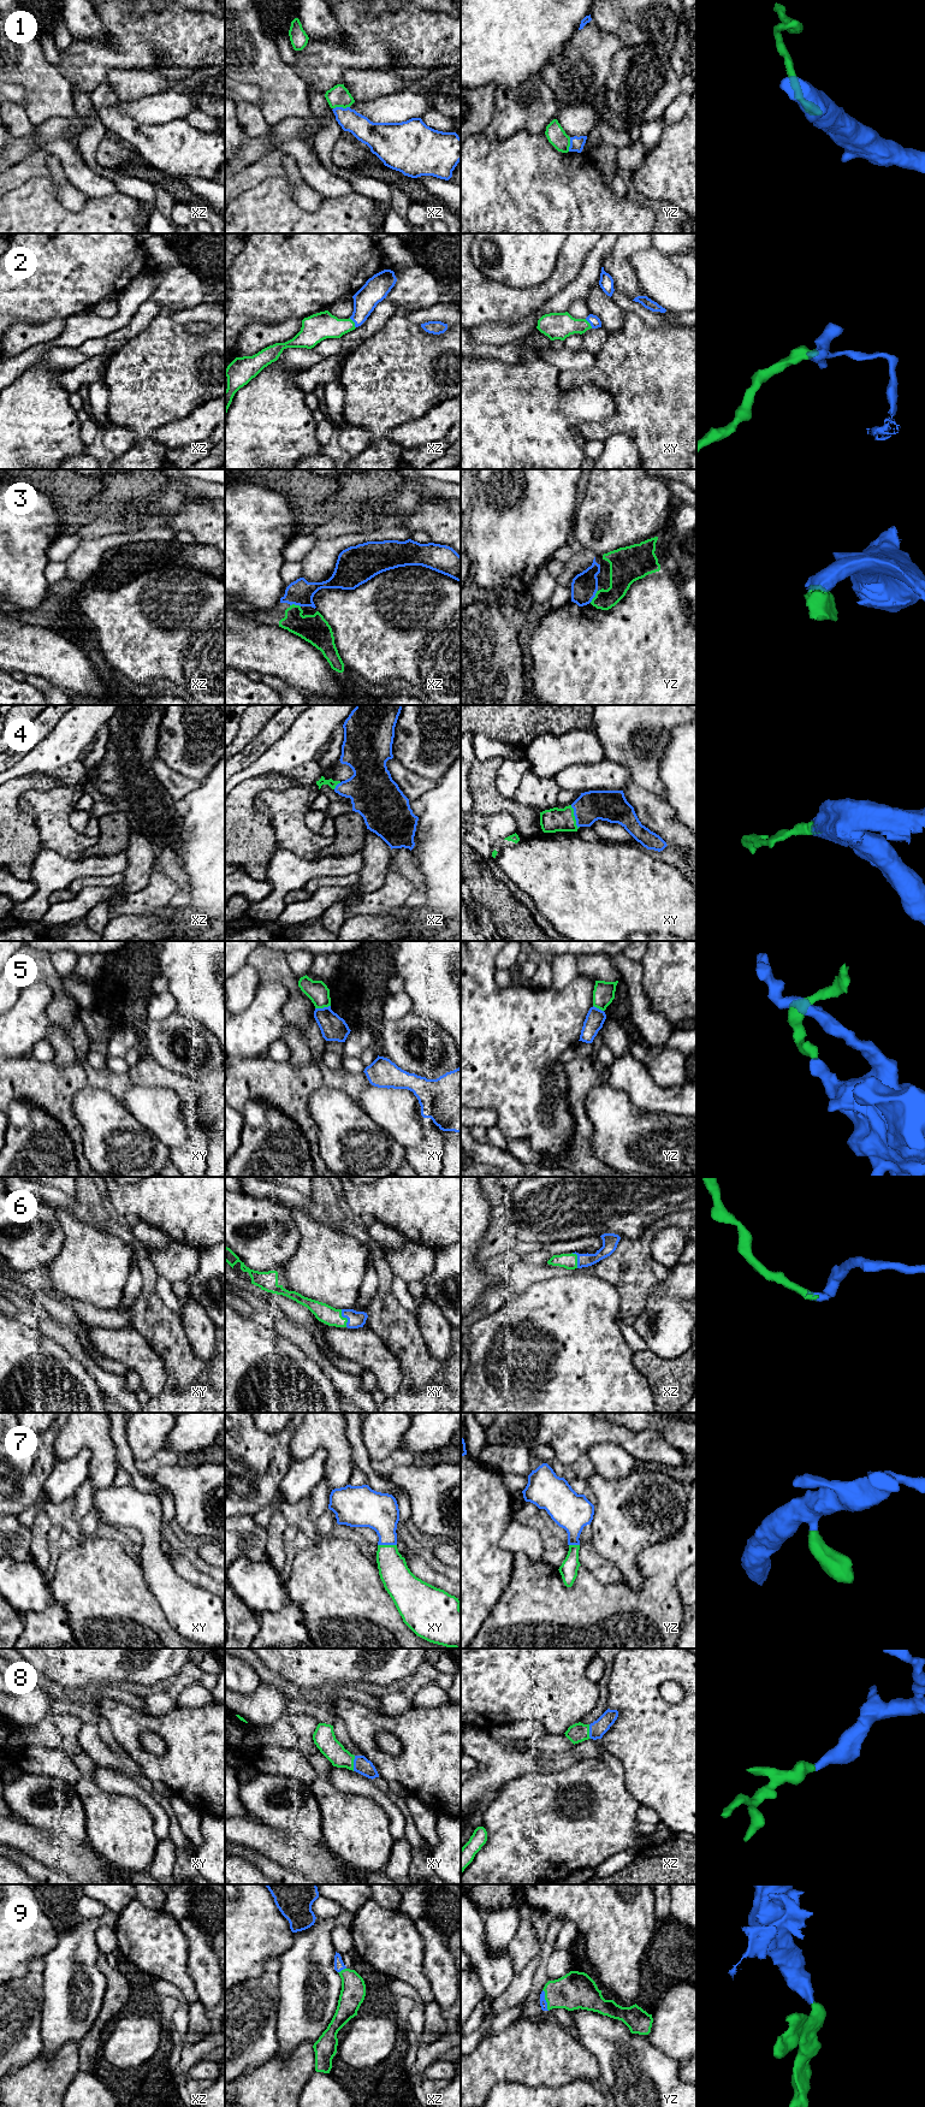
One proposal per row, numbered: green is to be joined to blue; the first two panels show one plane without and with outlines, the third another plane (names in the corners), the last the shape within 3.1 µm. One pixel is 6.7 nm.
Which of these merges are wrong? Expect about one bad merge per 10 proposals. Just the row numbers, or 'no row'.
5

